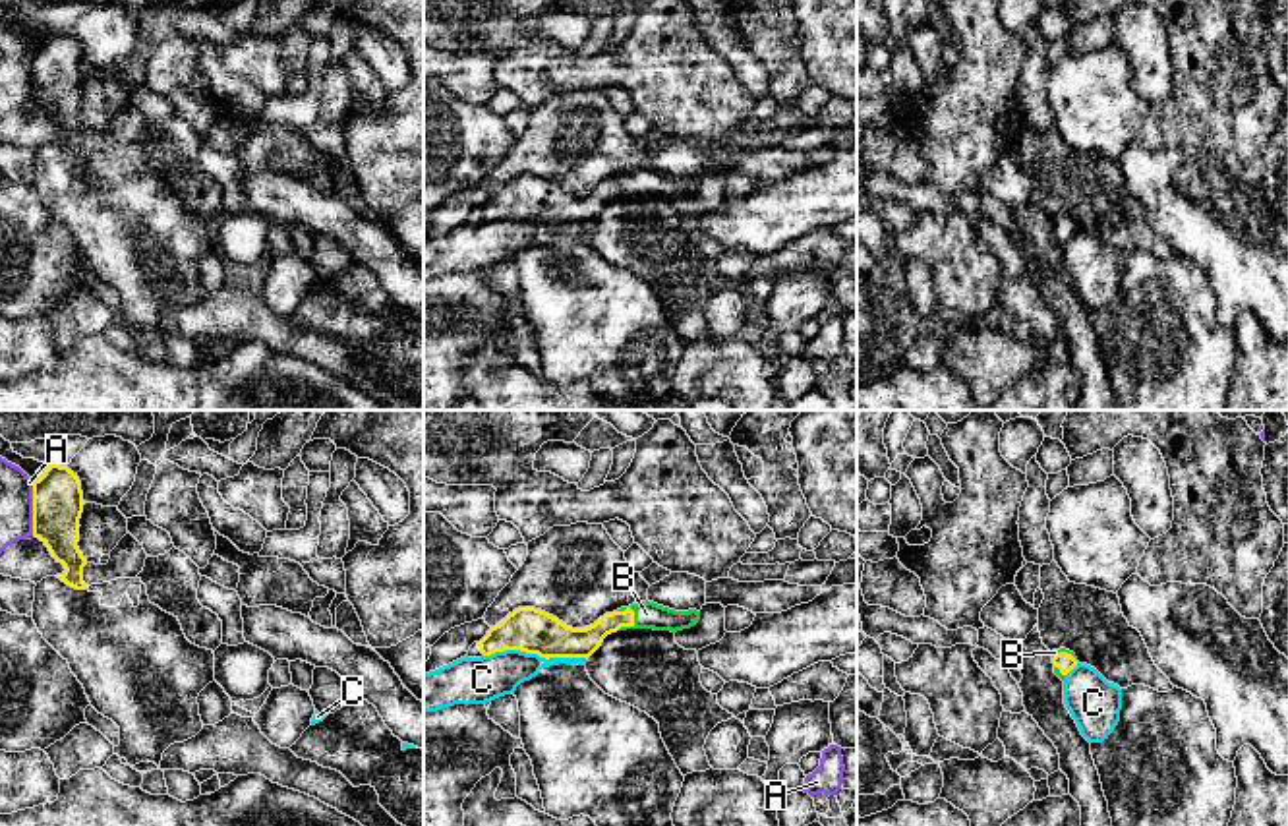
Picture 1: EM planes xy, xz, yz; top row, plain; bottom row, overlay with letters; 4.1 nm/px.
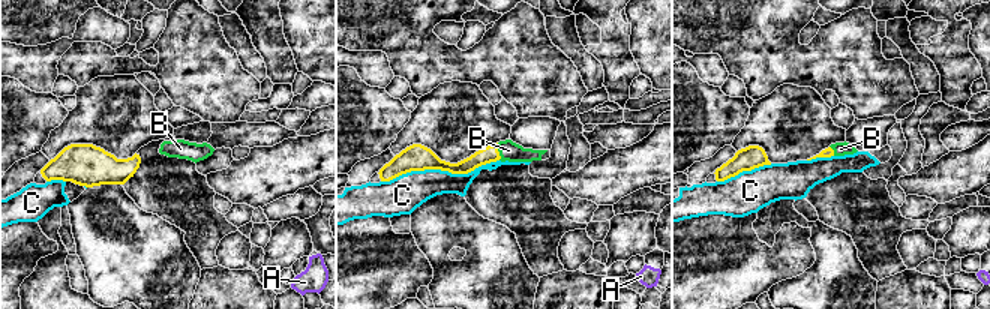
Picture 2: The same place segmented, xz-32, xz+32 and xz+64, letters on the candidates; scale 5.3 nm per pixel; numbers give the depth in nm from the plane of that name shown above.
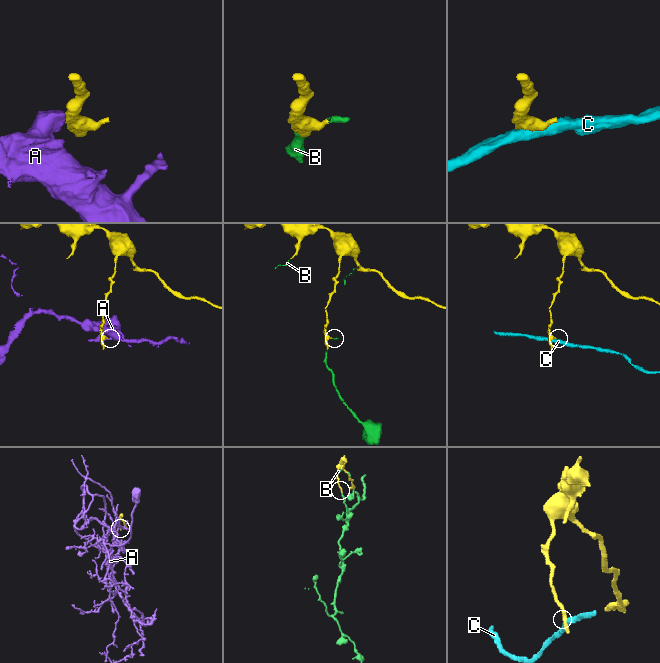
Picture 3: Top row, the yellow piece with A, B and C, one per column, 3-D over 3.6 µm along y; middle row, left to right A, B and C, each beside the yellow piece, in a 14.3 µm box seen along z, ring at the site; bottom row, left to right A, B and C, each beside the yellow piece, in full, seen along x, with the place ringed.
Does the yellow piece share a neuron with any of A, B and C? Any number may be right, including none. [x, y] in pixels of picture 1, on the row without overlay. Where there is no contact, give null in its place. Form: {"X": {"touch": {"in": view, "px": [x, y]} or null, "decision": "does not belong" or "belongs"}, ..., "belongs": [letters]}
{"A": {"touch": {"in": "xy", "px": [33, 76]}, "decision": "does not belong"}, "B": {"touch": {"in": "xz", "px": [633, 190]}, "decision": "belongs"}, "C": {"touch": {"in": "xz", "px": [536, 219]}, "decision": "does not belong"}, "belongs": ["B"]}

